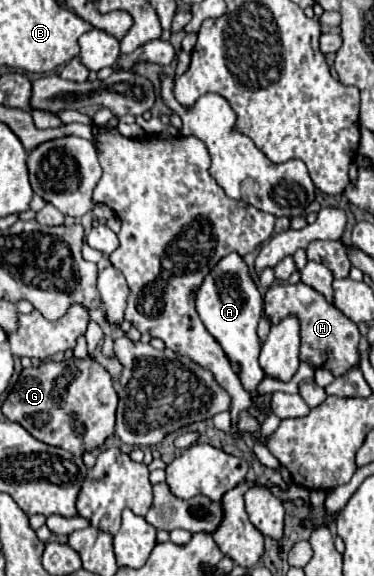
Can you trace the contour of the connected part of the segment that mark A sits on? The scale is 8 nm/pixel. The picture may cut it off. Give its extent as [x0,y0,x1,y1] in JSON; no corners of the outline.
[197,256,265,412]

